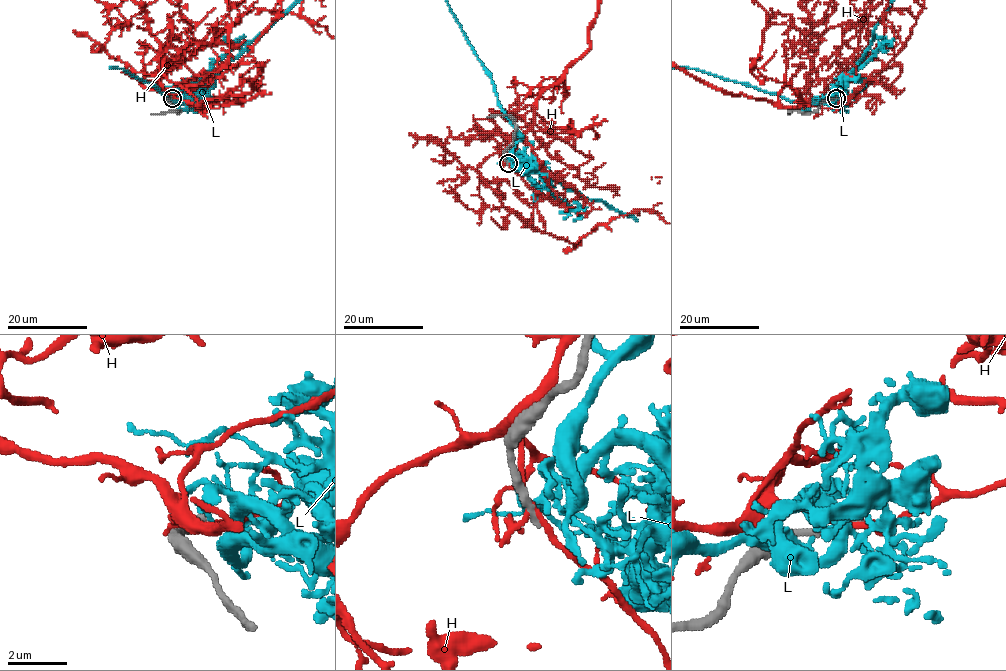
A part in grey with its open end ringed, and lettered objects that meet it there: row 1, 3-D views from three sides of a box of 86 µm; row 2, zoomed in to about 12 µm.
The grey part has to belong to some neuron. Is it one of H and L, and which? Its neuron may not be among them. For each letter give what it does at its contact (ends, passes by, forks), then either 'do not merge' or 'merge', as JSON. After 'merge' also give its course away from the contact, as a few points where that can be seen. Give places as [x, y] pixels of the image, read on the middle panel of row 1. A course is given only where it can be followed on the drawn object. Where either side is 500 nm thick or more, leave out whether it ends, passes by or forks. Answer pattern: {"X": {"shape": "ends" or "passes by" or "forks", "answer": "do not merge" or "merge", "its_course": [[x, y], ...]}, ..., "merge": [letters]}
{"H": {"shape": "forks", "answer": "do not merge"}, "L": {"shape": "ends", "answer": "do not merge"}, "merge": []}

